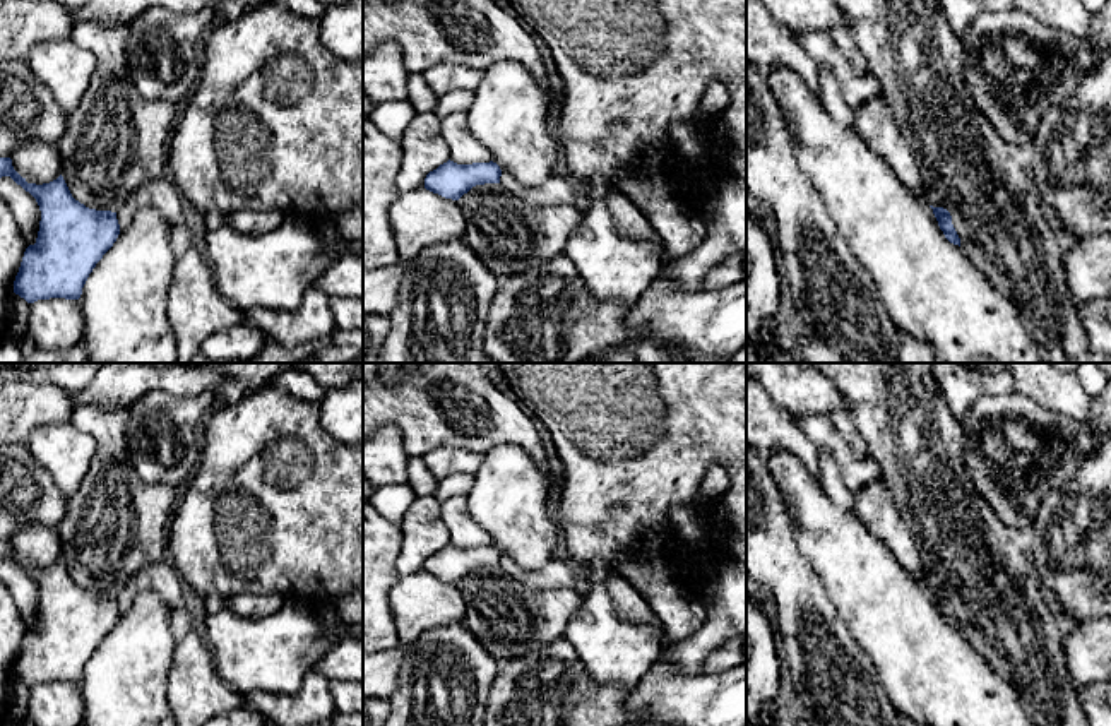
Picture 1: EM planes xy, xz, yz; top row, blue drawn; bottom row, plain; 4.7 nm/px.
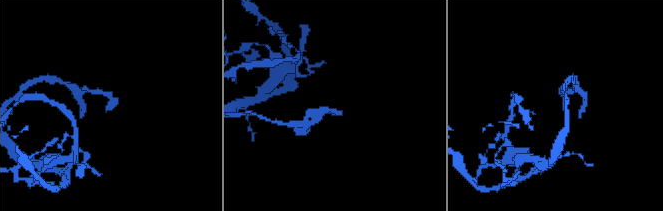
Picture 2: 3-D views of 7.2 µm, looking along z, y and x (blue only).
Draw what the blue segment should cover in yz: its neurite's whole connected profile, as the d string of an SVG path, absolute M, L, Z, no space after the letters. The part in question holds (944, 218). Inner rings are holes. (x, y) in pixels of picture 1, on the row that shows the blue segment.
M930 205L930 207L933 209L933 214L935 214L936 221L938 221L938 226L940 226L940 229L943 231L945 238L947 238L950 243L960 247L960 238L959 238L954 224L952 224L952 216L950 216L950 212L948 212L947 209L943 209L943 207L933 207L933 205Z

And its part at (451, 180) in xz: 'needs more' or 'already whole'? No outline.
already whole

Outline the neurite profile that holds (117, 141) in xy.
M74 21L70 39L96 58L89 87L68 113L67 130L56 142L62 176L75 200L89 209L116 212L146 183L164 178L168 146L178 120L176 104L144 98L130 79L125 55L130 22L103 26Z

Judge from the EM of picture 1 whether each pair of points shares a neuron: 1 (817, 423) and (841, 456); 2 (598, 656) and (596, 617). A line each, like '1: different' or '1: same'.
1: same
2: same

